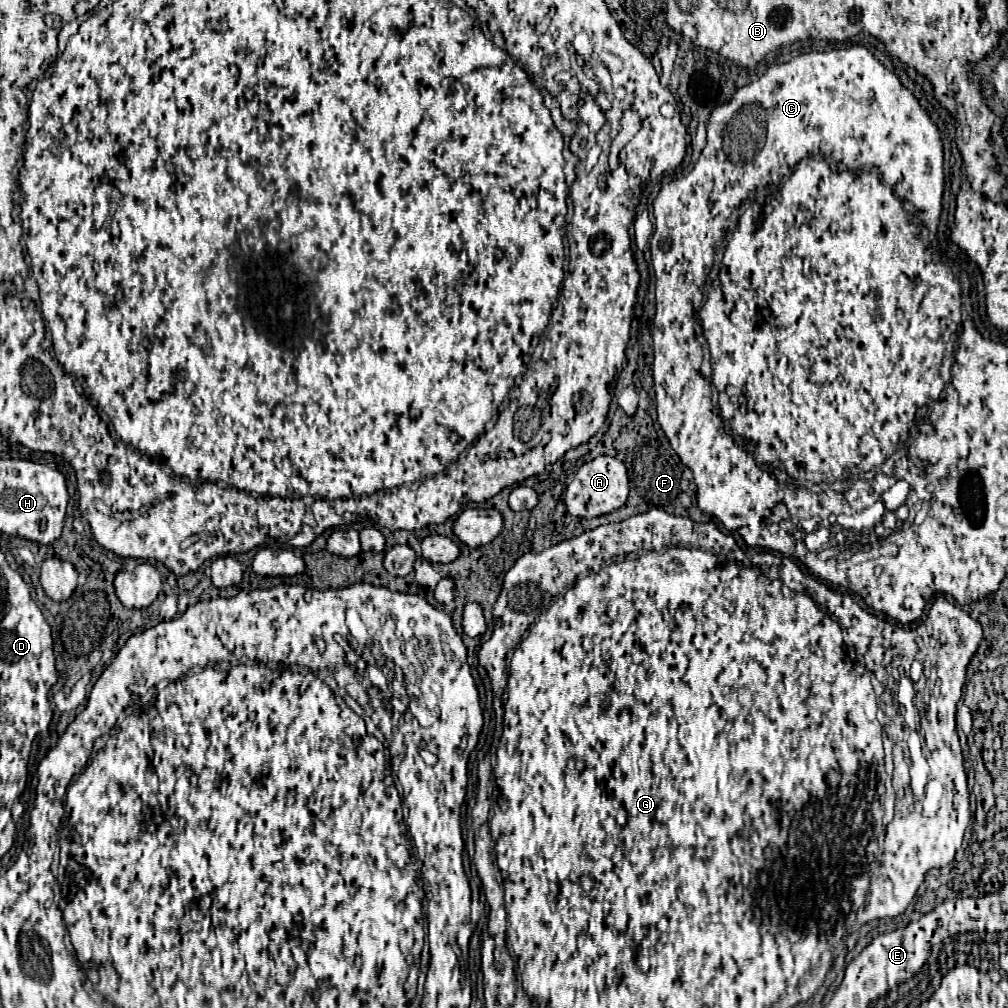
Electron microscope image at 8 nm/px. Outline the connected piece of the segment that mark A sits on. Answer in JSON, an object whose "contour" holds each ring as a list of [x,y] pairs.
{"contour":[[[596,456],[594,460],[584,462],[564,492],[564,504],[568,512],[578,518],[596,518],[614,512],[626,502],[626,498],[628,498],[628,472],[626,466],[614,456]]]}

